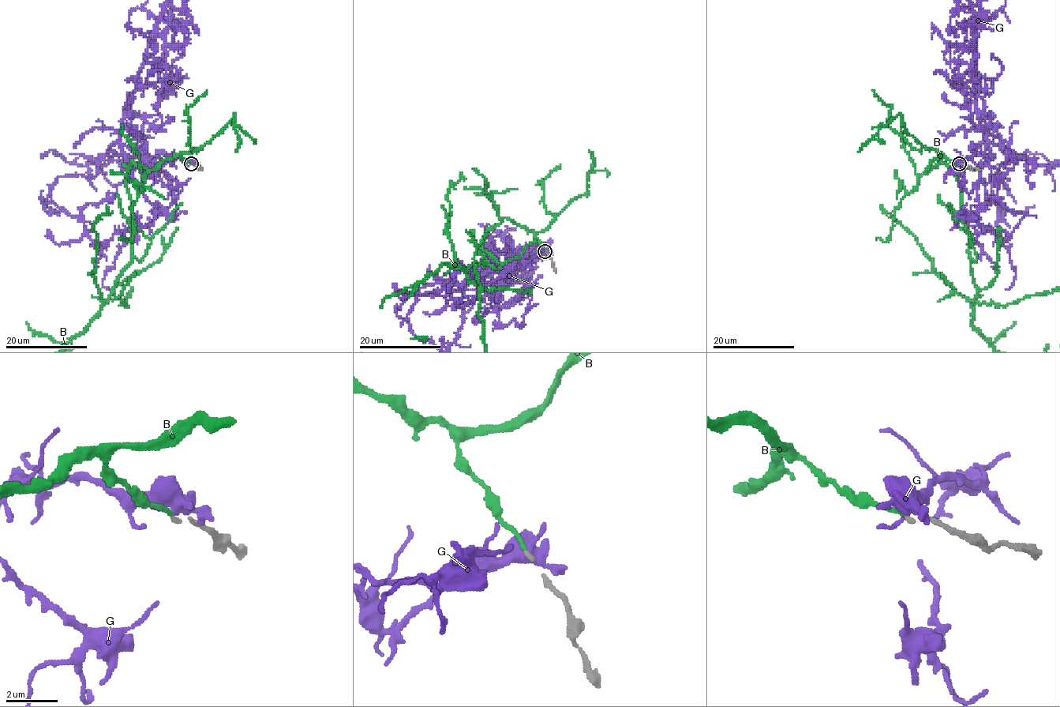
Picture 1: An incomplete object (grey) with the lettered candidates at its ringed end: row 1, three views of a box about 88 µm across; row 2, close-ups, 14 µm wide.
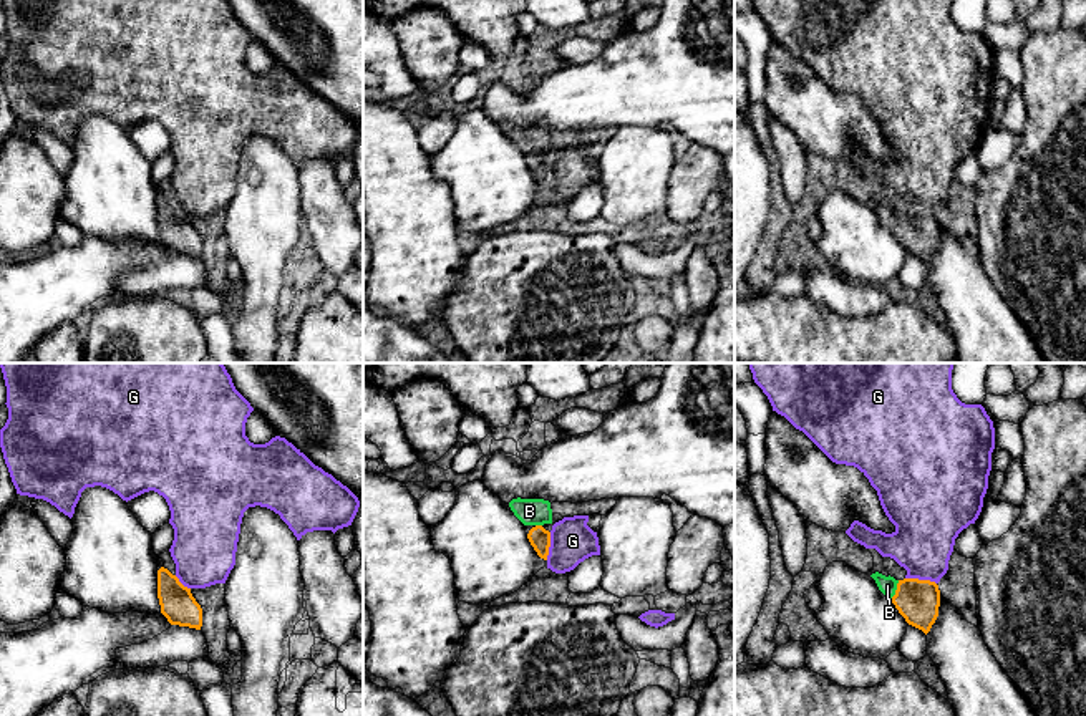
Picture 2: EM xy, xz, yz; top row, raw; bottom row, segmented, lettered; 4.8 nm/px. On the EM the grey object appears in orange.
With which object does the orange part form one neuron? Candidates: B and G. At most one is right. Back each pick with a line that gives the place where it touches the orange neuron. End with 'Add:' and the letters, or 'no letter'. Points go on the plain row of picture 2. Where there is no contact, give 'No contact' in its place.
B: Touches orange at yz (896, 219)
Add: B

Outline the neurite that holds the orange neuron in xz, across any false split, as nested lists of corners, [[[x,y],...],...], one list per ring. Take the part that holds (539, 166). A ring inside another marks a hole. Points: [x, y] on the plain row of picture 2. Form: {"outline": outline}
{"outline": [[[517,126],[509,131],[509,136],[524,154],[532,156],[527,162],[527,167],[537,181],[537,184],[547,189],[550,176],[550,161],[545,159],[542,154],[552,152],[550,131],[544,128]]]}

